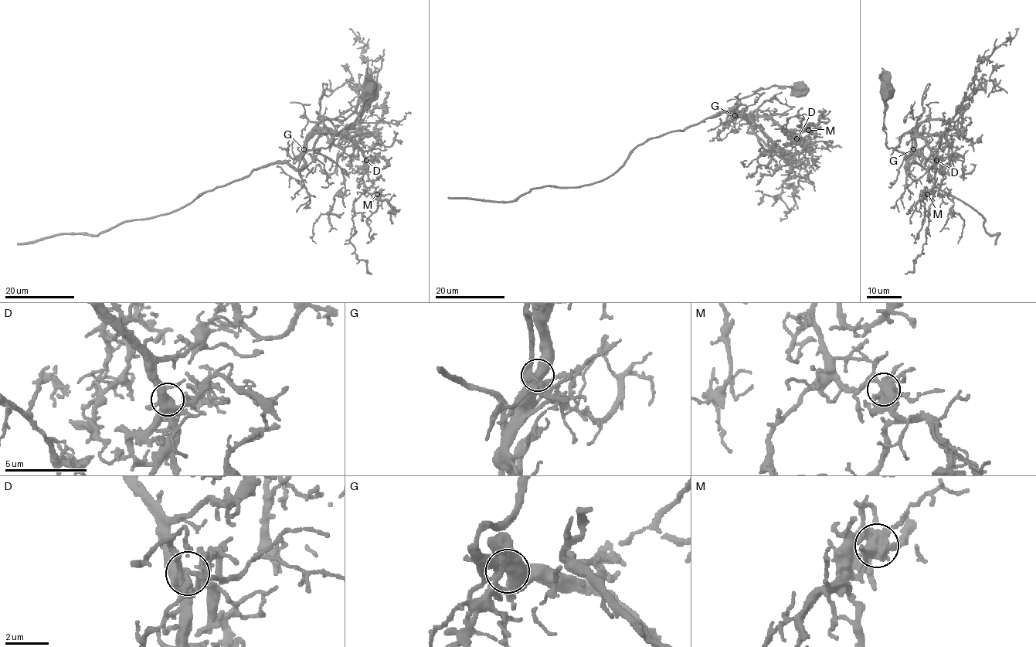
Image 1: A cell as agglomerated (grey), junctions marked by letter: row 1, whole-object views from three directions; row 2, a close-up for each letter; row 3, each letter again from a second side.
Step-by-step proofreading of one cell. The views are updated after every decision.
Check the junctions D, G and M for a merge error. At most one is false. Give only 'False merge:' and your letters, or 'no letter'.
False merge: no letter

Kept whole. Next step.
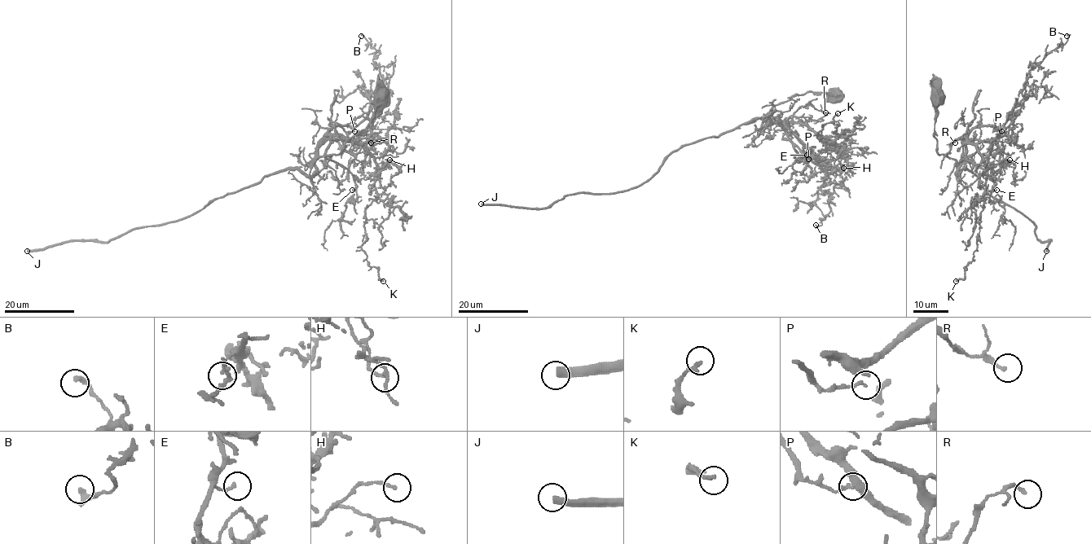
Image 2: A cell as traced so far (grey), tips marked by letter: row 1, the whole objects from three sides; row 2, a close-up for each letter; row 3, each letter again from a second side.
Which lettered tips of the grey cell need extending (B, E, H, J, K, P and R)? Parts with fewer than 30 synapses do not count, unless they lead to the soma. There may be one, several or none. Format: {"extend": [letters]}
{"extend": ["J"]}

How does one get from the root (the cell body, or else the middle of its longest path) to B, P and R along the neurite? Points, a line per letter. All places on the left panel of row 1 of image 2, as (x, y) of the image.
B: (382, 97), (363, 129), (314, 164), (318, 142), (336, 125), (356, 127), (381, 89), (376, 50), (361, 36)
P: (382, 97), (383, 104), (363, 129), (338, 154), (322, 155), (314, 164), (318, 142), (333, 127), (354, 131)
R: (382, 97), (363, 129), (338, 154), (314, 164), (329, 137), (354, 154), (371, 142)

